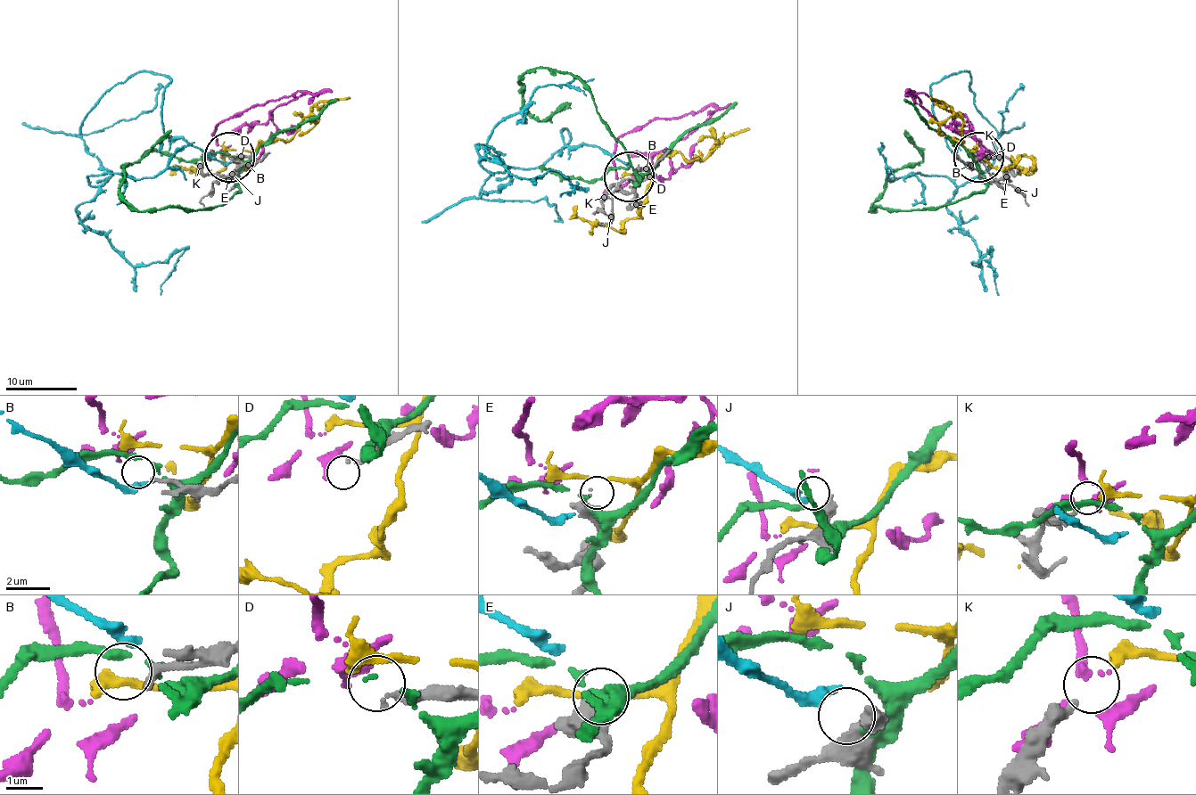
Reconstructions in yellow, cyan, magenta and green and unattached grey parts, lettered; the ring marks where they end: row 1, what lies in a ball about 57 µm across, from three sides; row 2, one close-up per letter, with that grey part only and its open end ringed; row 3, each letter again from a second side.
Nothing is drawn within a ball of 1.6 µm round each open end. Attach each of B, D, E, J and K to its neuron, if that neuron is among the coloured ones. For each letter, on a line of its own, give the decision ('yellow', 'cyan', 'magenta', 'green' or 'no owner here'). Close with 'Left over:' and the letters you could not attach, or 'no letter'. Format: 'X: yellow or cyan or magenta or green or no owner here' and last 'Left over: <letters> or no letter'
B: no owner here
D: no owner here
E: no owner here
J: cyan
K: yellow
Left over: B, D, E

